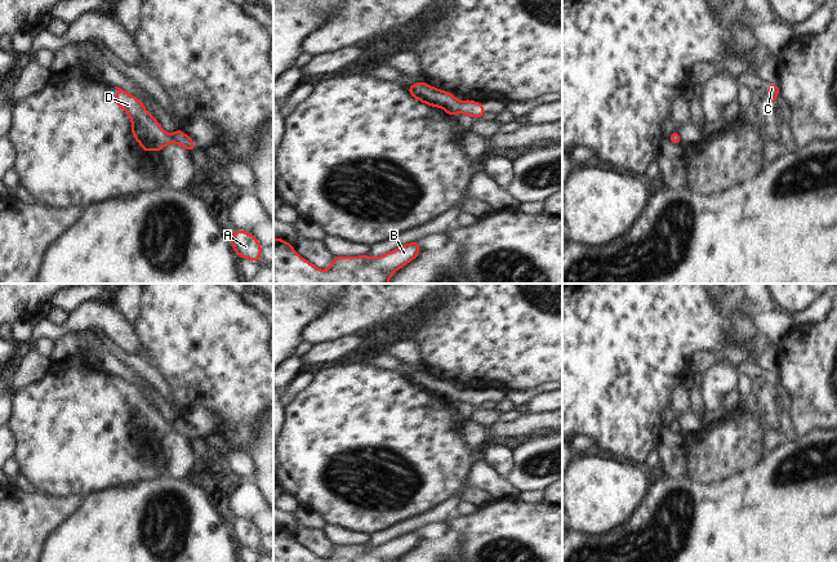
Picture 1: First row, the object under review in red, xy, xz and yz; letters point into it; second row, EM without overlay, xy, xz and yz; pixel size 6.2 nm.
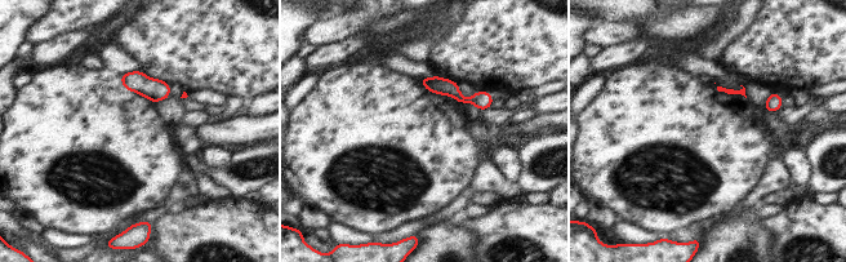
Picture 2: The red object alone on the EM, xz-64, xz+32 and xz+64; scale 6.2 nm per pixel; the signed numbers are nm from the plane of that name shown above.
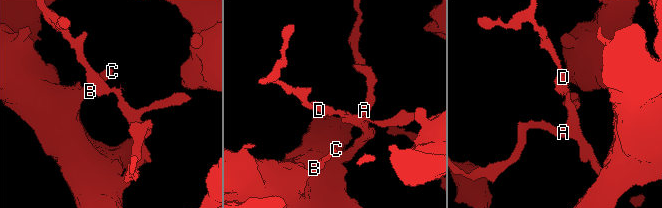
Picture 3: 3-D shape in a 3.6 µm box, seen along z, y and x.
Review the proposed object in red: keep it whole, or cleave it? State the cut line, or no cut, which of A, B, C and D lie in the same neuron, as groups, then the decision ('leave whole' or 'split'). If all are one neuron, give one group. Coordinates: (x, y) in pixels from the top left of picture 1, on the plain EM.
cut none; groups A B C D; leave whole

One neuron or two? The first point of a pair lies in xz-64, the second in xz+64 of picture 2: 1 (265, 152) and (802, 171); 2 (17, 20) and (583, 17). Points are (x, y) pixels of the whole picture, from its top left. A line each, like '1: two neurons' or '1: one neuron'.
1: two neurons
2: one neuron

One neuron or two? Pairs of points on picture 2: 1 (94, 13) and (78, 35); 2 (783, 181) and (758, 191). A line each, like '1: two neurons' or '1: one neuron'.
1: two neurons
2: one neuron

